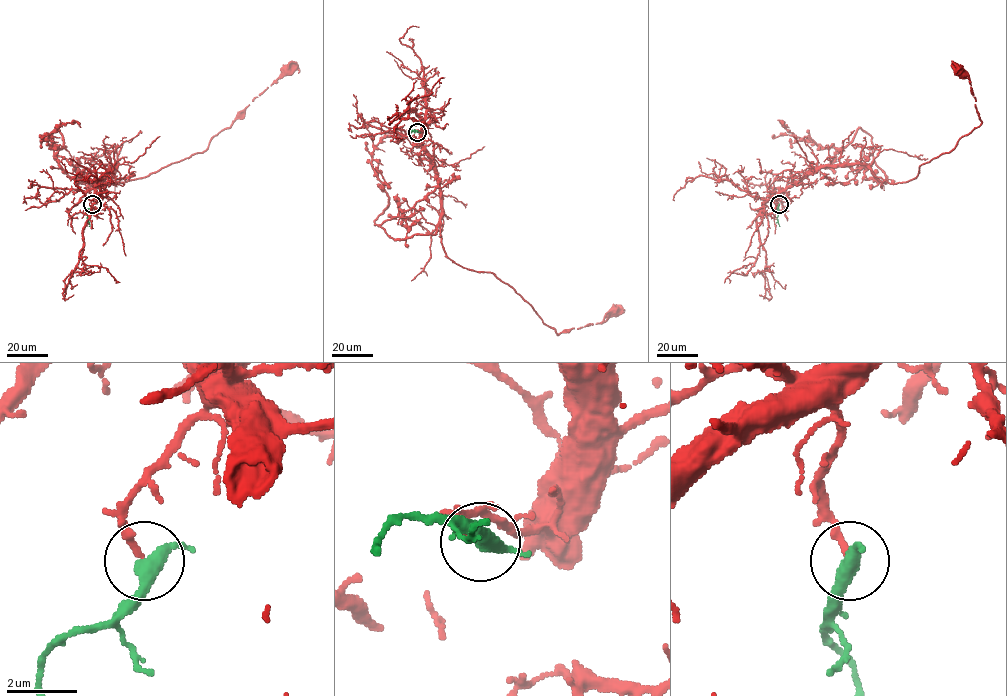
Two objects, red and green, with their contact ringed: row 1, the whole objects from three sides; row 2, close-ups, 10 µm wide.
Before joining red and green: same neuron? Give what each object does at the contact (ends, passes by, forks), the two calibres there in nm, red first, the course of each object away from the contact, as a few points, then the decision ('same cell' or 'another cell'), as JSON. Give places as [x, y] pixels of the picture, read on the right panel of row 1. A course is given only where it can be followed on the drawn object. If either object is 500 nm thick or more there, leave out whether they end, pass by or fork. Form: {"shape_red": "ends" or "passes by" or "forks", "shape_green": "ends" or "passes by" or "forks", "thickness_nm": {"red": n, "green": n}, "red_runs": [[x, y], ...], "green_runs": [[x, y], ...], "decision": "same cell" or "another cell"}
{"shape_red": "ends", "shape_green": "passes by", "thickness_nm": {"red": 200, "green": 380}, "red_runs": [[778, 204], [780, 192], [821, 167], [865, 165], [902, 183], [949, 153], [981, 123], [970, 81], [958, 69]], "green_runs": [[778, 205], [779, 226]], "decision": "same cell"}

